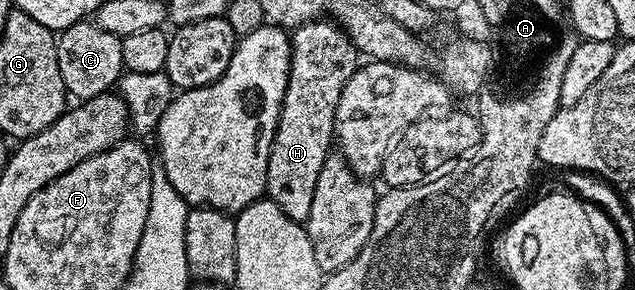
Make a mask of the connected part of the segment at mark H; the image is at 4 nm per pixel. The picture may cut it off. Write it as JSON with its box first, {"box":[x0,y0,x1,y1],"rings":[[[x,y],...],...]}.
{"box":[265,18,358,225],"rings":[[[328,18],[312,19],[302,27],[292,28],[287,89],[283,93],[281,116],[271,145],[271,157],[267,161],[265,186],[267,198],[275,201],[291,221],[304,225],[307,217],[311,217],[311,201],[315,197],[315,184],[319,182],[319,169],[323,169],[323,161],[335,143],[335,109],[339,97],[343,97],[343,85],[351,81],[358,66],[357,46],[342,27]]]}

